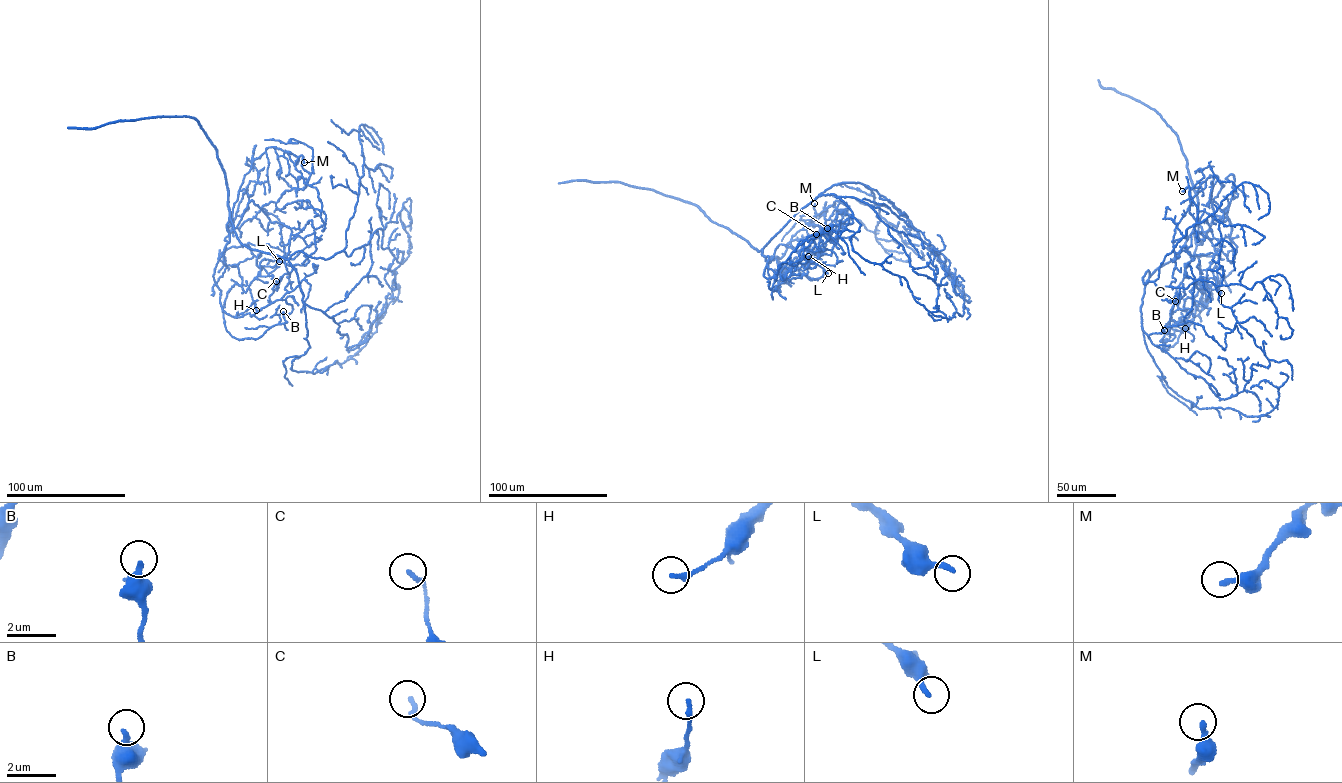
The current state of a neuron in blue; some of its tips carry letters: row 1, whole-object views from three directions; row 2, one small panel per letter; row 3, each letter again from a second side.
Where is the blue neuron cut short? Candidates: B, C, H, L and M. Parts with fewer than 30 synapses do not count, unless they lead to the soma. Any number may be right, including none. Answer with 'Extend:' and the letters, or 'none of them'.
Extend: none of them

